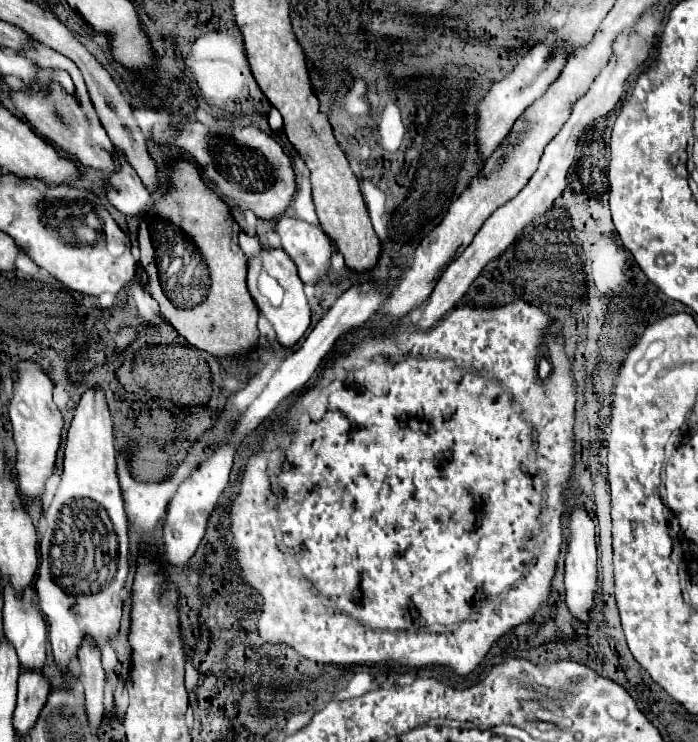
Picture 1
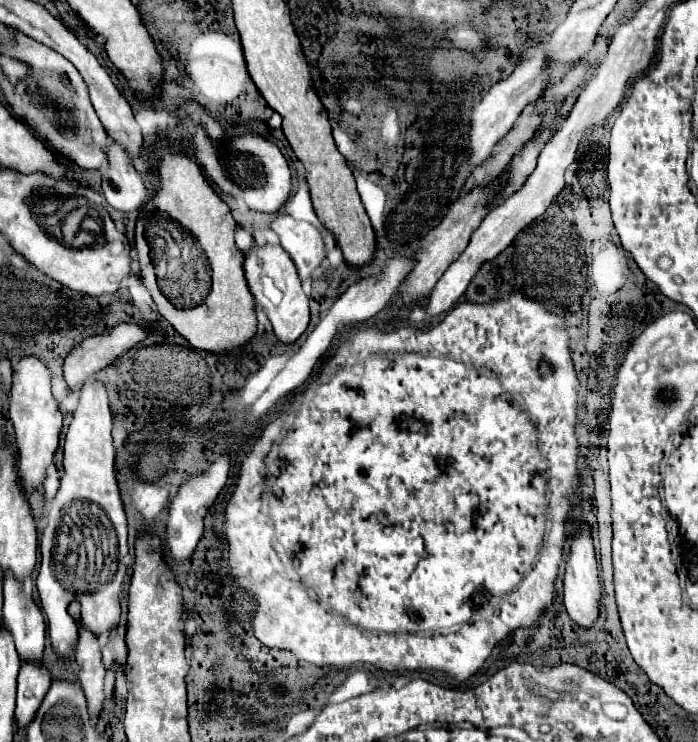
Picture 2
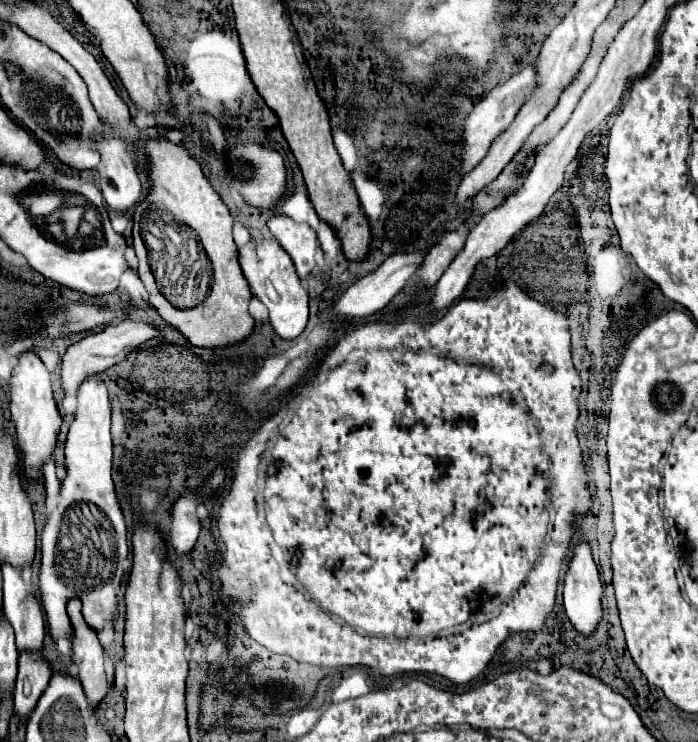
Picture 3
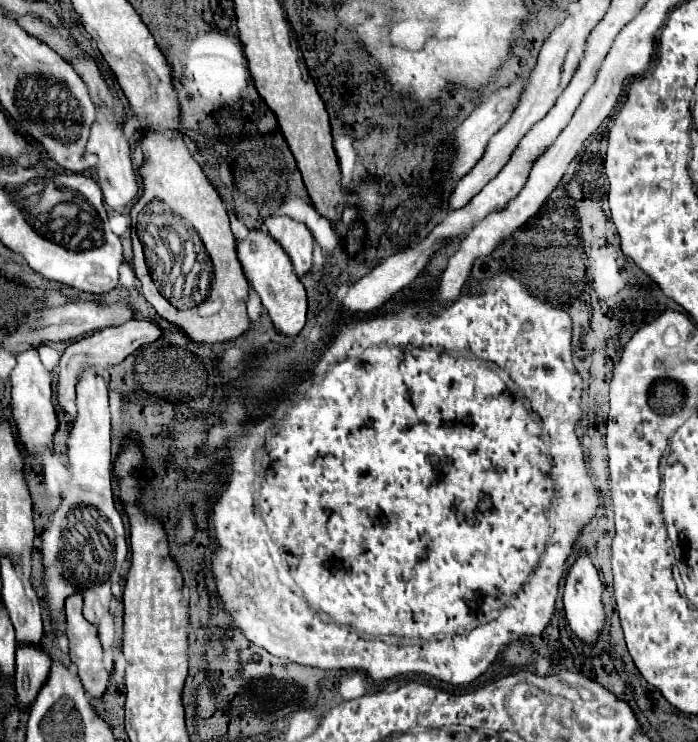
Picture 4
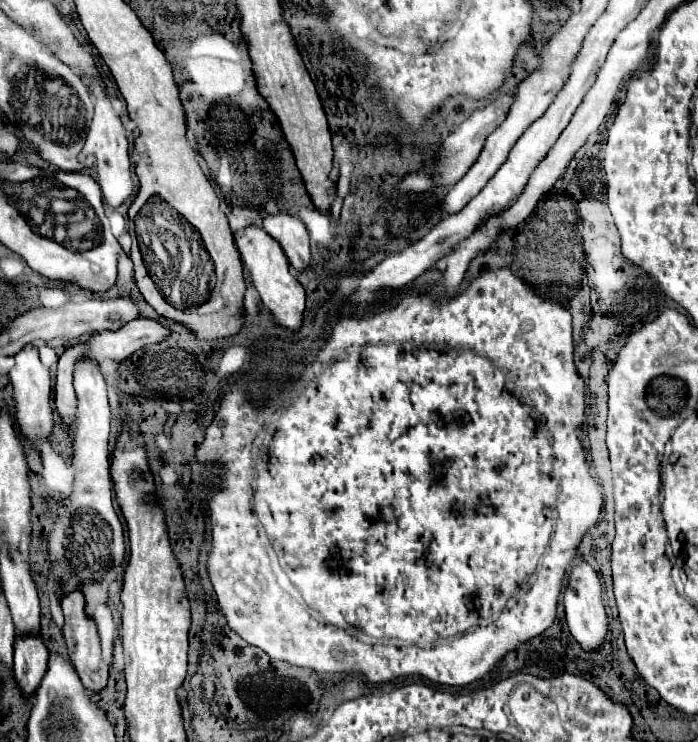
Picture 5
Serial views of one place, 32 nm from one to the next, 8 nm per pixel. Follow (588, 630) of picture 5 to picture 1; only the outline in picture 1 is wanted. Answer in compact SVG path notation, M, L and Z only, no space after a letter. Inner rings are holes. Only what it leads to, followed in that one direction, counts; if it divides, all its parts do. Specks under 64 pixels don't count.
M578 508L570 516L570 534L568 534L568 552L566 552L566 606L570 614L578 620L588 624L594 612L594 598L598 592L598 570L596 570L596 544L594 544L594 522L588 518L584 508Z

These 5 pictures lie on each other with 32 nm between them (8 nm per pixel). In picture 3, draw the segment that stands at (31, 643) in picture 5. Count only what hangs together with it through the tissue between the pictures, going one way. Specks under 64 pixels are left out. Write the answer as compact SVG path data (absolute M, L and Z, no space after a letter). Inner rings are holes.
M18 652L18 676L14 688L14 708L20 716L28 716L36 700L48 686L52 668L40 652Z

